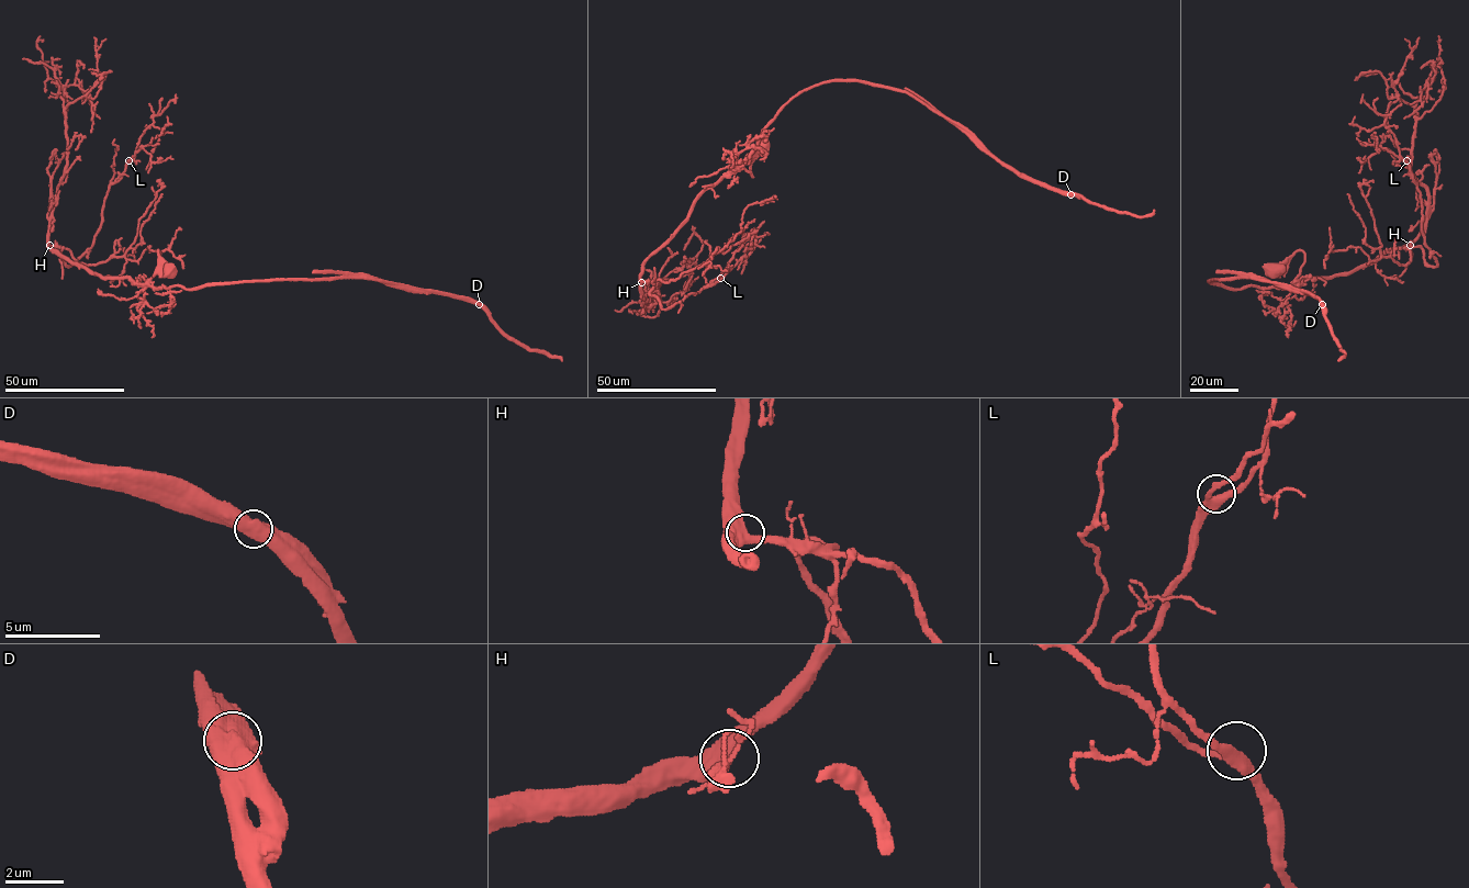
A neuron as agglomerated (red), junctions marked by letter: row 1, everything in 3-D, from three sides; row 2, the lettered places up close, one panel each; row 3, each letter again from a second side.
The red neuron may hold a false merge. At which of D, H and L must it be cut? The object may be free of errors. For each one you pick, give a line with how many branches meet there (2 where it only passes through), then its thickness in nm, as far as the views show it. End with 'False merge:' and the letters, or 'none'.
D: 2 | 850 nm
False merge: D

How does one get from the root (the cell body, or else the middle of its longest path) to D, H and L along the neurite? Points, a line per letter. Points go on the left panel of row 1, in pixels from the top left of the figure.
D: (170, 269), (158, 250), (160, 262), (148, 283), (155, 288), (199, 289), (237, 281), (367, 277), (479, 304)
H: (170, 269), (158, 250), (157, 272), (144, 283), (129, 277), (103, 277), (60, 257), (49, 245)
L: (170, 269), (158, 250), (144, 283), (103, 277), (47, 246), (69, 267), (91, 246), (129, 160)

